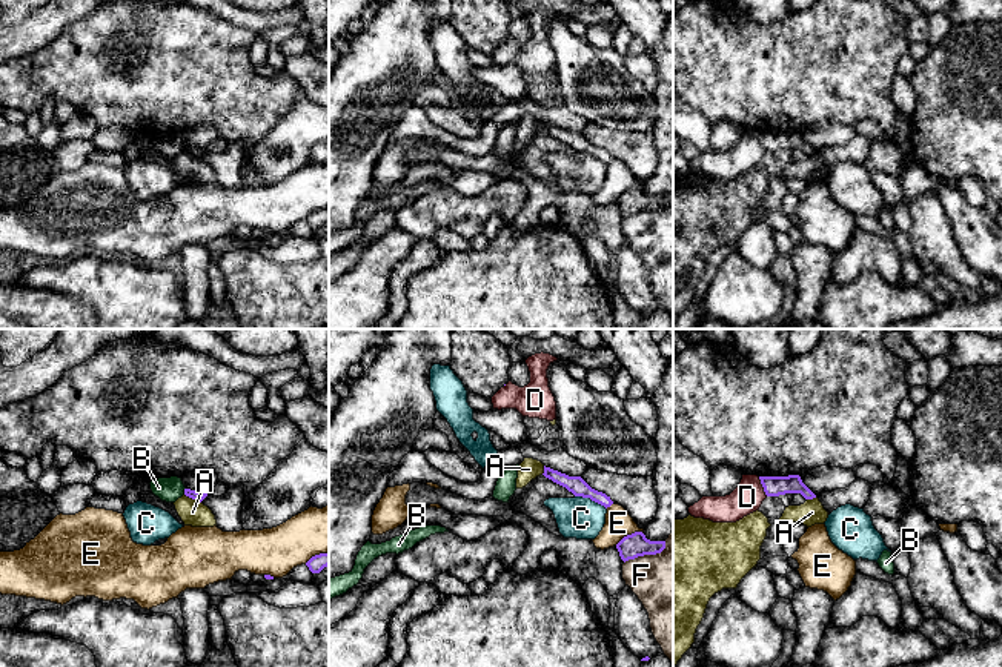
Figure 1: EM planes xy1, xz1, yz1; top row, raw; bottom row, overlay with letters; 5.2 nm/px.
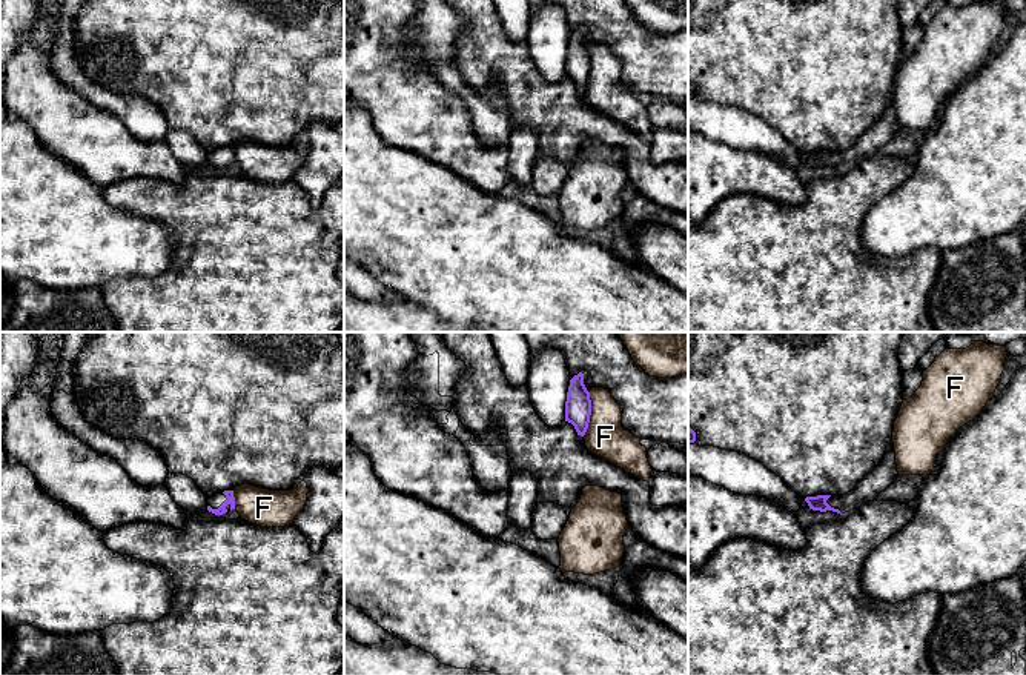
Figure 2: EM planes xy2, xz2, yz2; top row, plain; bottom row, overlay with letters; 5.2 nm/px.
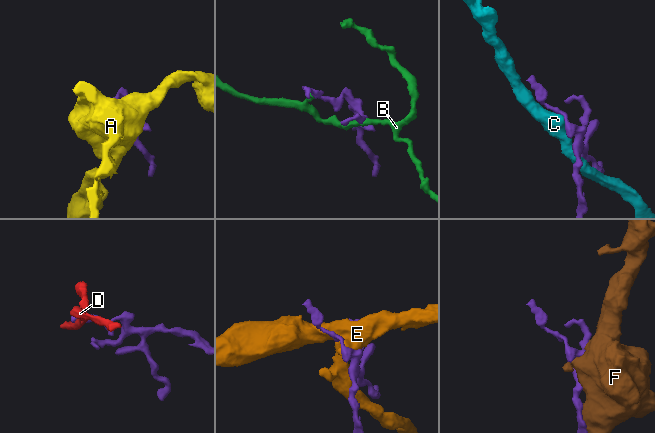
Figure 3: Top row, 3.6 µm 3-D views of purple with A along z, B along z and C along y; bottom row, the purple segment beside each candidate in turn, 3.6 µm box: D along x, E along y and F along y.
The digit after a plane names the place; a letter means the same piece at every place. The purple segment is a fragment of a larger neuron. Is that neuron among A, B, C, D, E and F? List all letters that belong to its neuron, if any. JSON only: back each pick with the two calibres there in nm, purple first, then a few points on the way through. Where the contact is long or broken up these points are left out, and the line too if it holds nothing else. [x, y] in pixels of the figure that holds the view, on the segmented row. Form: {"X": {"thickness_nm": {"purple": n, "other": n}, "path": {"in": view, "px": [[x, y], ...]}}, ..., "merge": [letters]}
{"merge": []}

